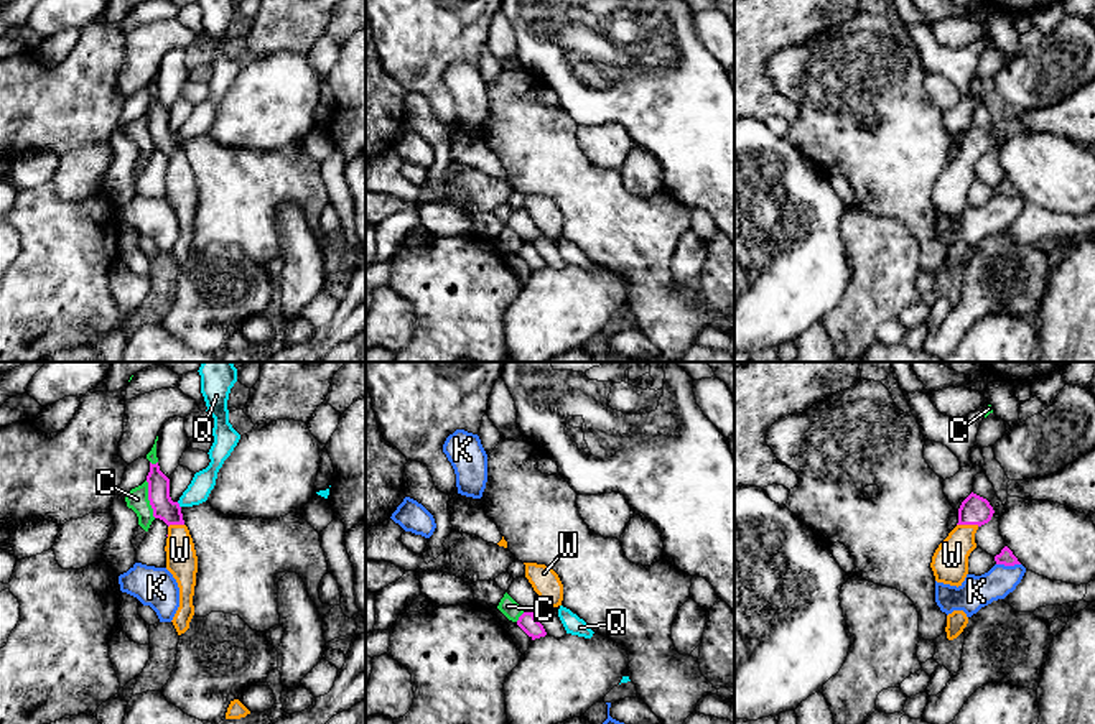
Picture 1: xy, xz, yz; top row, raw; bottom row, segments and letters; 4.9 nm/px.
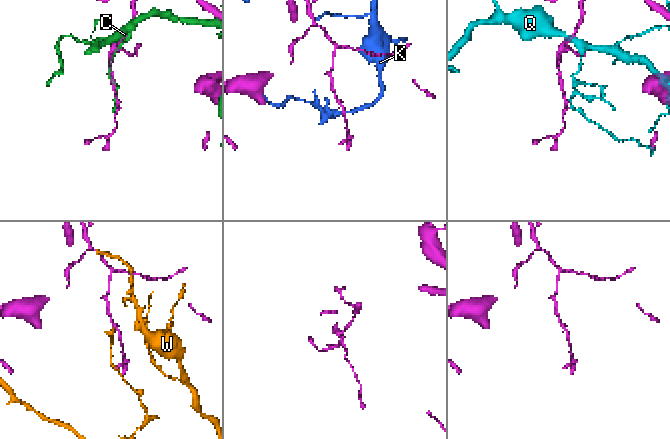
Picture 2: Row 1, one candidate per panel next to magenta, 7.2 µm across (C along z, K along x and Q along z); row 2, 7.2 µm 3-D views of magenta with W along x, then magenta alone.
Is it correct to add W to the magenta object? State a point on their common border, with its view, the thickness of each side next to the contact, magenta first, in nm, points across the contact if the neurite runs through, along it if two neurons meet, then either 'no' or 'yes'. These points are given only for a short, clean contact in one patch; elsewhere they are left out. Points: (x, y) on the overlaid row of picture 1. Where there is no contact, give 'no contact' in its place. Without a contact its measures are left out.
meets magenta in yz at (969, 524); 140 nm thick on the magenta side, 180 nm on the other; runs through yz (975, 510), (969, 524), (949, 563); yes

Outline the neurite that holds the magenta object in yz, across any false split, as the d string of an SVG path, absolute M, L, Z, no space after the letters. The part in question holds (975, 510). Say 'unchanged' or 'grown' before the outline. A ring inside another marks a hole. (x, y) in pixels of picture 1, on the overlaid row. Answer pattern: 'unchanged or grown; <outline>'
grown; M973 492L962 502L957 527L932 556L930 568L937 582L962 586L968 574L968 556L976 548L975 533L993 513L990 502Z

